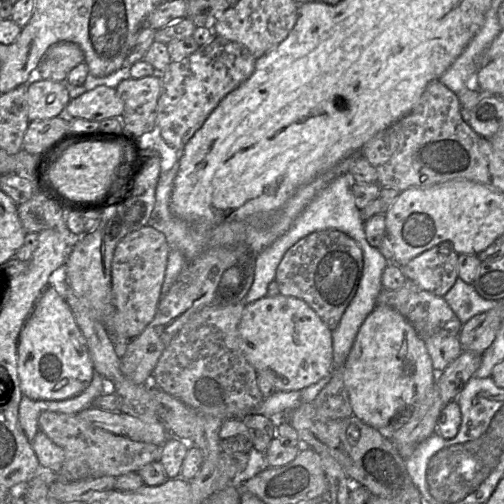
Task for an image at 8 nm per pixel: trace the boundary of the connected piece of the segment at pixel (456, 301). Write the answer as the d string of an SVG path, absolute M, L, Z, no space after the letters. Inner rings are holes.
M460 277L443 298L462 324L478 314L493 309L498 304L498 301L481 297L472 284L467 284Z

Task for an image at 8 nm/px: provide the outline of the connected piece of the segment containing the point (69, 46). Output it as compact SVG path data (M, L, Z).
M60 41L51 45L42 57L36 76L58 82L65 82L69 72L84 62L84 53L73 42Z

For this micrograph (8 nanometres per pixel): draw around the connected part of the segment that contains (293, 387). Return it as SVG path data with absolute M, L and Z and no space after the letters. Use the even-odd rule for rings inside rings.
M280 293L246 304L239 323L239 336L247 361L257 373L269 378L278 391L302 391L333 371L332 331L302 299Z

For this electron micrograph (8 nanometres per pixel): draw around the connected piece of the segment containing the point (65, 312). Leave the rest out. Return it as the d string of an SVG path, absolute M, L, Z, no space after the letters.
M48 285L27 318L18 338L17 365L21 391L33 400L64 400L82 393L90 384L94 367L87 340L66 300Z

